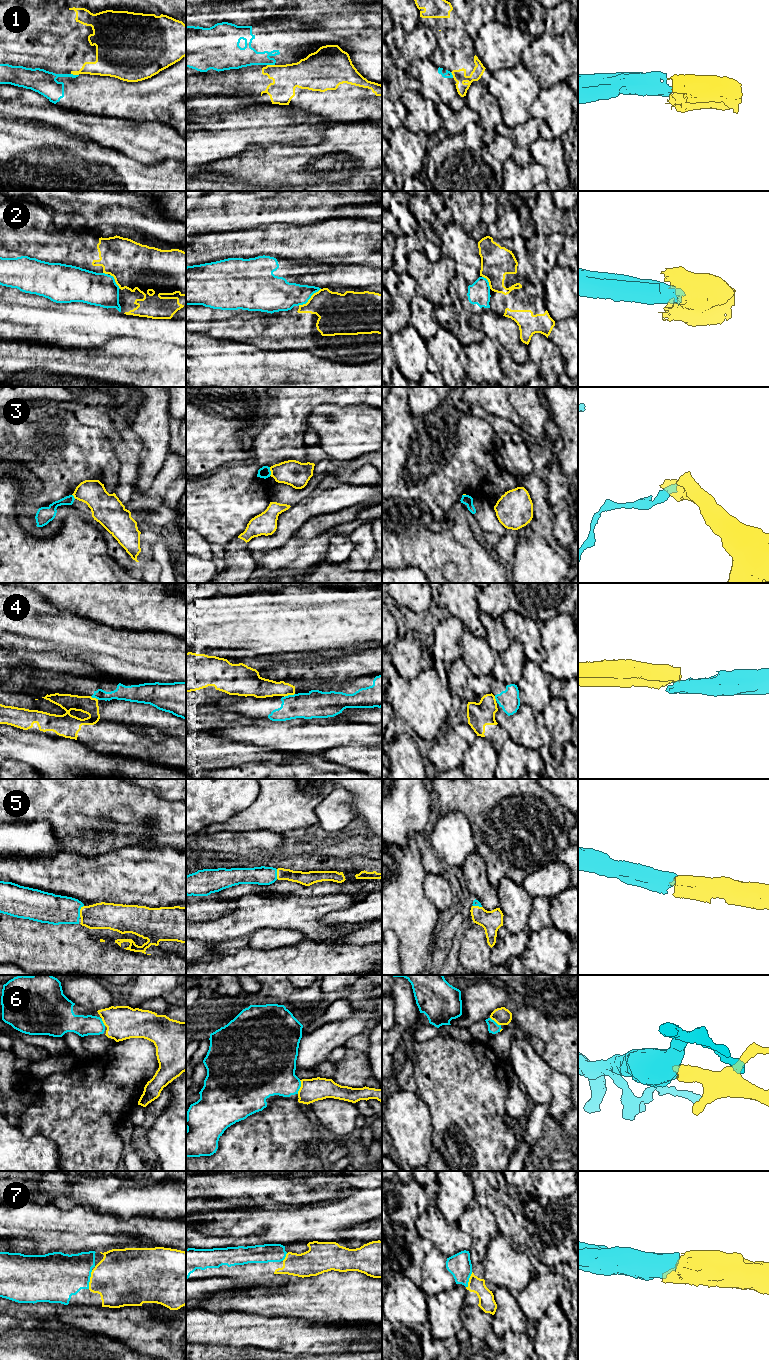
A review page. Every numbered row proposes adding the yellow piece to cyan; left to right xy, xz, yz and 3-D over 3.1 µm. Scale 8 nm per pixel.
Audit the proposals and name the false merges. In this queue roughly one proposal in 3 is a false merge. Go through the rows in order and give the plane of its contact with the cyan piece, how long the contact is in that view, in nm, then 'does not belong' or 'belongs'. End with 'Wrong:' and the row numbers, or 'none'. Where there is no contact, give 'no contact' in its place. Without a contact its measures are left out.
1: meets cyan in xy; contact 70 nm long; does not belong
2: meets cyan in xz; contact 240 nm long; does not belong
3: meets cyan in xz; contact 70 nm long; does not belong
4: meets cyan in xz; contact 90 nm long; does not belong
5: meets cyan in xy; contact 100 nm long; belongs
6: meets cyan in xz; contact 110 nm long; belongs
7: meets cyan in xy; contact 160 nm long; belongs
Wrong: 1, 2, 3, 4

